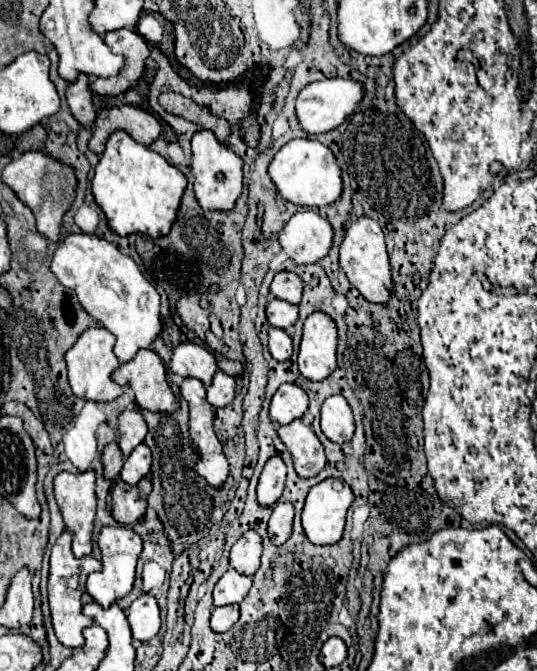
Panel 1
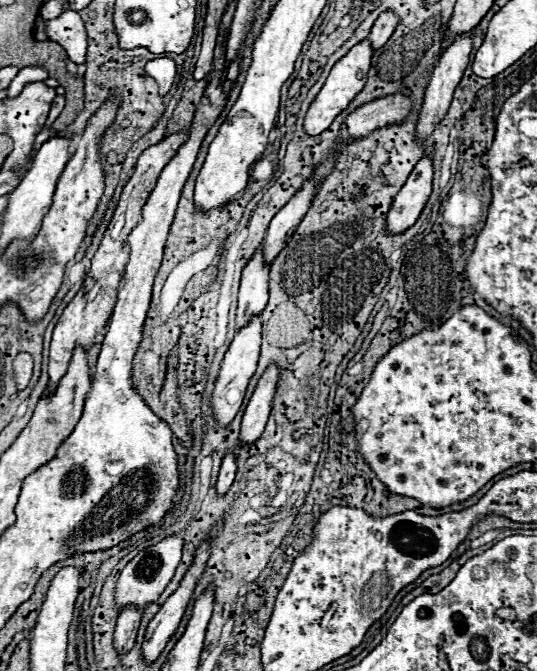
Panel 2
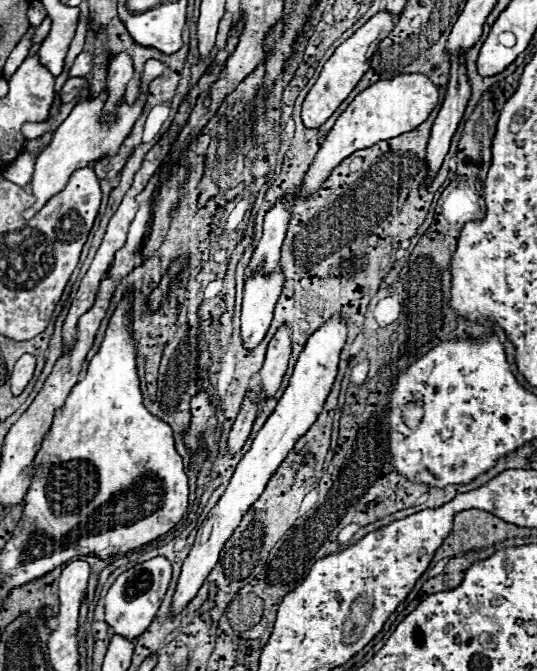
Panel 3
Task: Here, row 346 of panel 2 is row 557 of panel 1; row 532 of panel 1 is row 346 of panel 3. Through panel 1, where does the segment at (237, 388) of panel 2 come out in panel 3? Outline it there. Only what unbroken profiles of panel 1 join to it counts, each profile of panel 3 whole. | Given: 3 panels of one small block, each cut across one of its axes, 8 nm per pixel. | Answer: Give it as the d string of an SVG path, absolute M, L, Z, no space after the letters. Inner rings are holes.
M280 270L270 276L254 274L246 280L246 292L240 316L240 338L246 350L254 350L266 336L276 300L282 292L284 276Z

